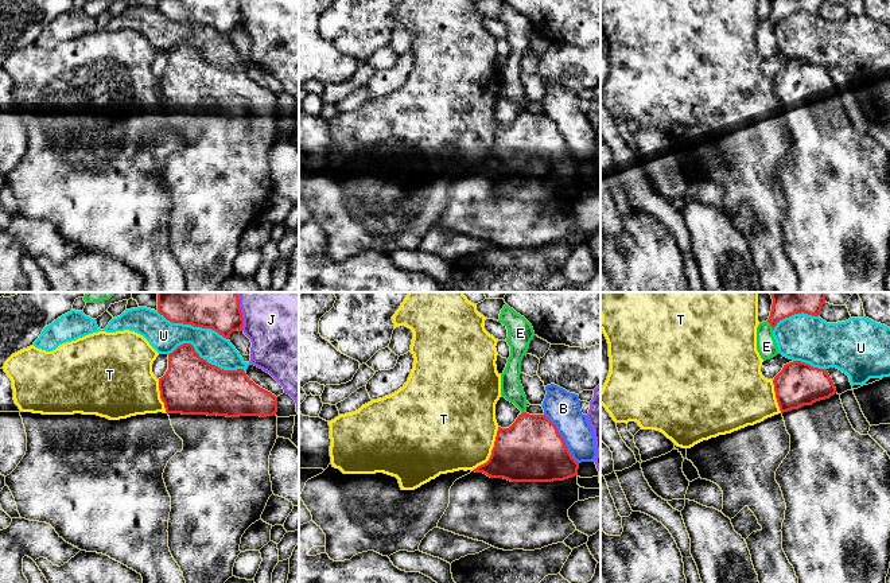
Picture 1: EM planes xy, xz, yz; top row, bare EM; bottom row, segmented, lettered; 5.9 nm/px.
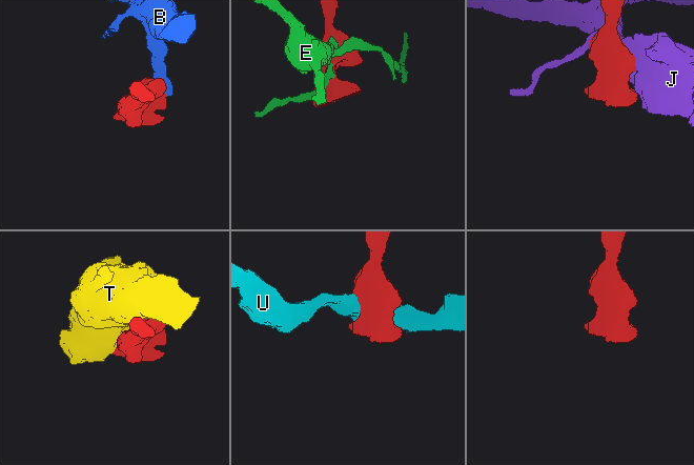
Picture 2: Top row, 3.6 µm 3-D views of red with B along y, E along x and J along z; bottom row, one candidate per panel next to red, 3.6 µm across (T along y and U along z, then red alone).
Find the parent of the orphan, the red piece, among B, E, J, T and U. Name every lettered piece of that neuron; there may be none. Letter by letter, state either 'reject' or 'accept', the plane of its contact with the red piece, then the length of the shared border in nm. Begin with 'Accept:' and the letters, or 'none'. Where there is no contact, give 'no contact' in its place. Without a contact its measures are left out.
Accept: none
B: reject; contact in xz; length 360 nm
E: reject; contact in yz; length 70 nm
J: reject; contact in xy; length 240 nm
T: reject; contact in xz; length 300 nm
U: reject; contact in xy; length 460 nm

